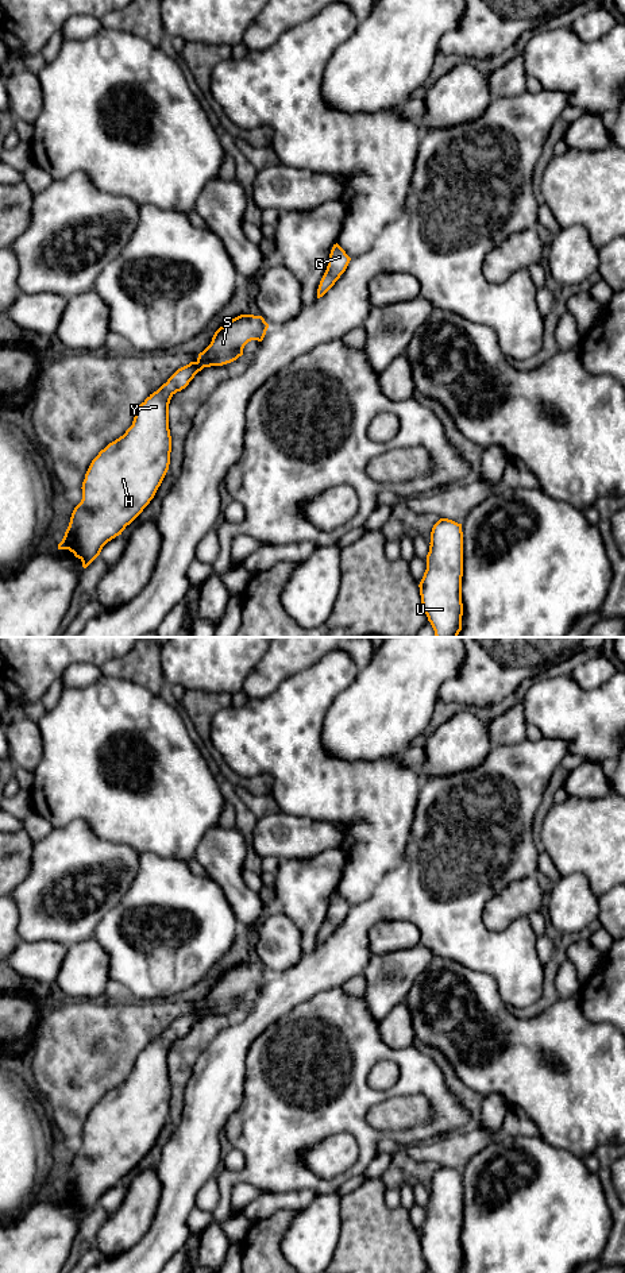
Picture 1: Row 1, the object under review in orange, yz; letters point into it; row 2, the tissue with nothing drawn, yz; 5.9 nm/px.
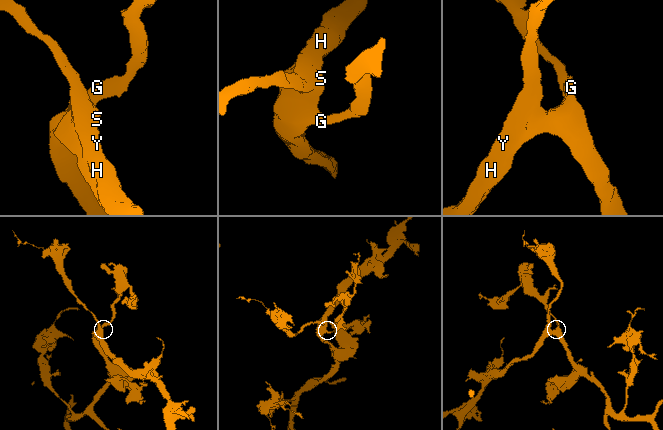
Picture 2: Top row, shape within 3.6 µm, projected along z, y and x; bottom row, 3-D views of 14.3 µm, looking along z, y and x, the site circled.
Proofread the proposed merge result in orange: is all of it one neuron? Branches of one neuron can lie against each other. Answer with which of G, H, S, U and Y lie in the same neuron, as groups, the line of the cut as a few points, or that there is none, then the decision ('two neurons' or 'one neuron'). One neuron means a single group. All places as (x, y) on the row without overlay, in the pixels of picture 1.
groups G H S U Y; cut none; one neuron

